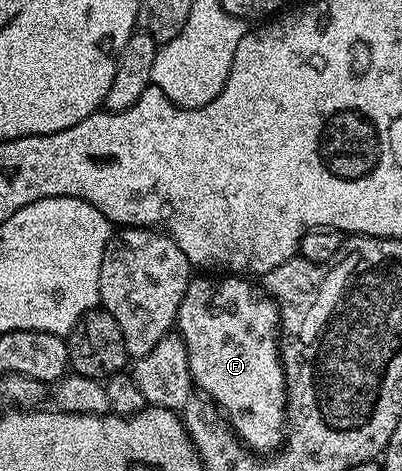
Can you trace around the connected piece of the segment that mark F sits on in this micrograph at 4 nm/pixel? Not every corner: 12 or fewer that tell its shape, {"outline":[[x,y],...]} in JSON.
{"outline":[[198,275],[176,321],[193,387],[245,447],[287,427],[278,303]]}

